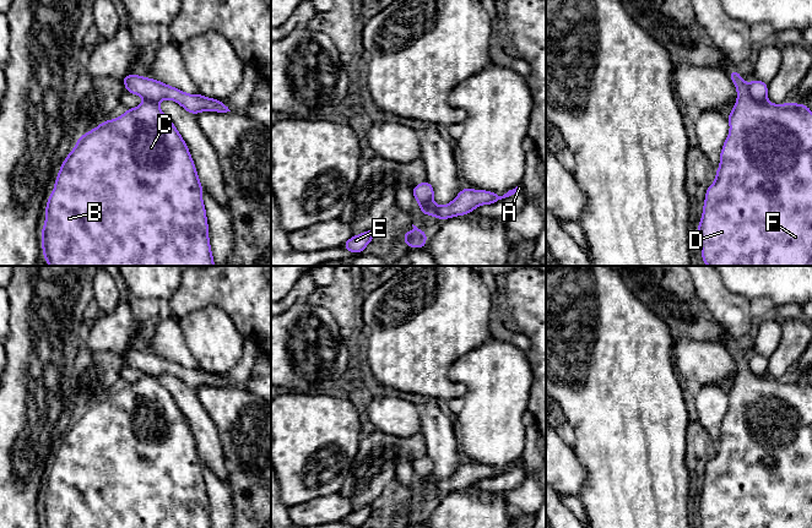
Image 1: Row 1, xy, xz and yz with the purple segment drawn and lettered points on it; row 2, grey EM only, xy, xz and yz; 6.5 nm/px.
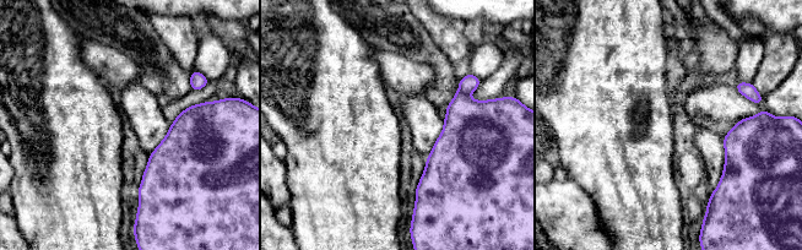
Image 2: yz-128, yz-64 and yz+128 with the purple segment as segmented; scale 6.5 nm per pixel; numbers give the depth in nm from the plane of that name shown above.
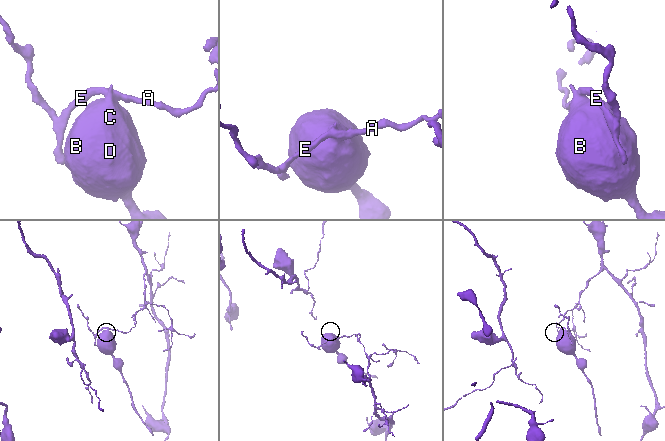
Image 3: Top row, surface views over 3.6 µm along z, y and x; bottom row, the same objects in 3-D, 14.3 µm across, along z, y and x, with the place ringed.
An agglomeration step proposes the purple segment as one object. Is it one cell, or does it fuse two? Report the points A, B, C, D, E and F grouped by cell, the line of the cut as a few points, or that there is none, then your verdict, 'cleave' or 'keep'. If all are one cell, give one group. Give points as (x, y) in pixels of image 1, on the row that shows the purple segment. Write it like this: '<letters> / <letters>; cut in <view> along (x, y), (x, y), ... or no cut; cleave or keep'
A E / B C D F; cut in yz along (747, 85), (748, 93), (753, 99), (767, 102); cleave

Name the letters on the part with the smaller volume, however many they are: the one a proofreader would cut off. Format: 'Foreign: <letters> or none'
Foreign: B, C, D, F

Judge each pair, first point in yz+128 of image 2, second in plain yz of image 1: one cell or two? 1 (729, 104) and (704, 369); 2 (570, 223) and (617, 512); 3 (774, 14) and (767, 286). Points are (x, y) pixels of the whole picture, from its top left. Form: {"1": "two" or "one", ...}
{"1": "one", "2": "two", "3": "one"}

